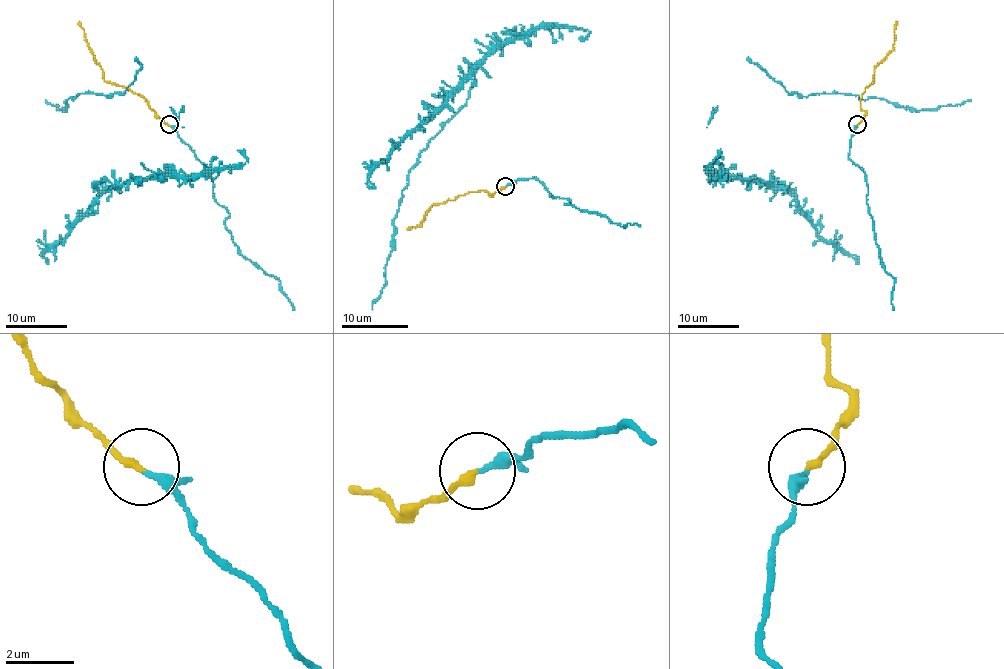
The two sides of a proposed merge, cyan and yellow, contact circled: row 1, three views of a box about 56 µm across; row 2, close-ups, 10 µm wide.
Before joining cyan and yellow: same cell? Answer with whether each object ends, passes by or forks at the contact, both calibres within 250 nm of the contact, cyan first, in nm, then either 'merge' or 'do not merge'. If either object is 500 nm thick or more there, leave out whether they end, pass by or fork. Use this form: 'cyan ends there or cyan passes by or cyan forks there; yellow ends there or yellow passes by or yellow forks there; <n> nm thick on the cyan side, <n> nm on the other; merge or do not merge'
cyan ends there; yellow ends there; 240 nm thick on the cyan side, 200 nm on the other; merge

